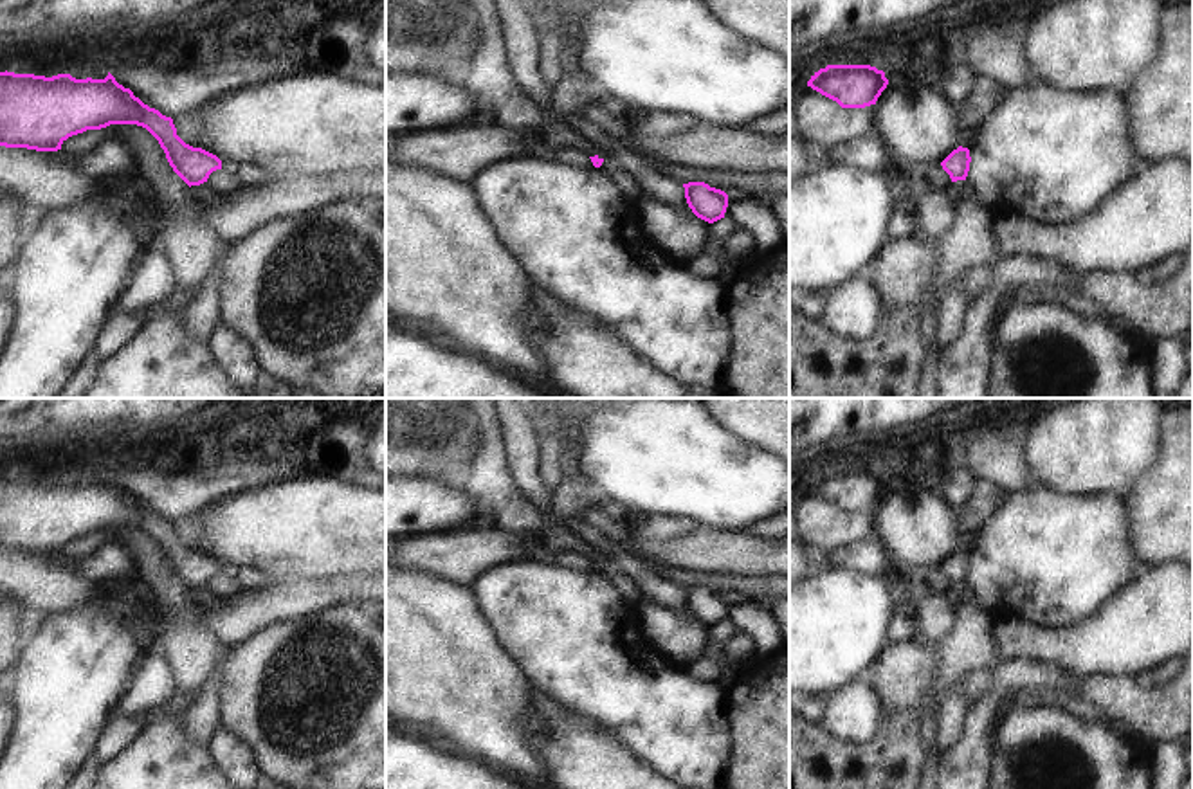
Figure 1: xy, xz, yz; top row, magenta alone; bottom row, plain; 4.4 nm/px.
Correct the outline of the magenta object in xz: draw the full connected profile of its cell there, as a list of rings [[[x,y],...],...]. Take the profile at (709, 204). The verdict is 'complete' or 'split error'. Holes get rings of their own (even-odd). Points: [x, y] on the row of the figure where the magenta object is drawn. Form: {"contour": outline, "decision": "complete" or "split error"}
{"contour": [[[688,182],[683,187],[687,204],[697,218],[708,223],[724,218],[728,207],[728,195],[724,191],[705,182]]], "decision": "complete"}

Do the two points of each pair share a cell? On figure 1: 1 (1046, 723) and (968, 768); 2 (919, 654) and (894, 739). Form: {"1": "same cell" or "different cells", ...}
{"1": "different cells", "2": "different cells"}

